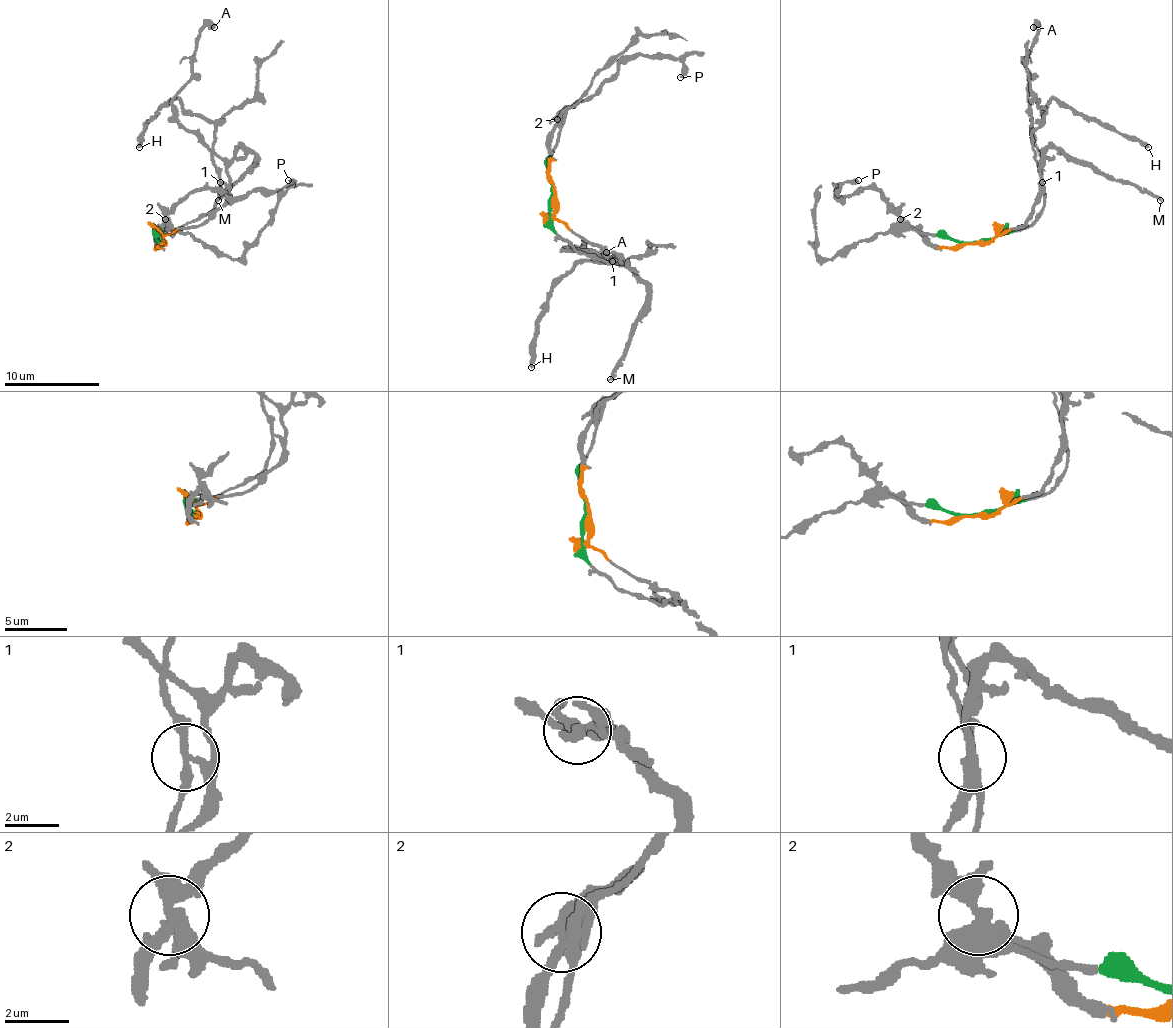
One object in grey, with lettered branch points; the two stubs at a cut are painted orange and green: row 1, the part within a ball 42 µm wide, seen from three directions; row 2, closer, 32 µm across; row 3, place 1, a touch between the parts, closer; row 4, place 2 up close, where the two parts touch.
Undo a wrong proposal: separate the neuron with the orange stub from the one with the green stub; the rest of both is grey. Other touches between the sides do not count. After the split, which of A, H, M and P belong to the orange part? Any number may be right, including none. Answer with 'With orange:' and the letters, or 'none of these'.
With orange: A, M, P

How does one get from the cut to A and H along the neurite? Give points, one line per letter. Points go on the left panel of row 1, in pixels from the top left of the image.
A: (160, 241), (193, 227), (227, 196), (227, 165), (179, 120), (172, 103), (191, 77), (200, 30), (215, 27)
H: (160, 241), (160, 234), (212, 208), (220, 170), (215, 125), (172, 99), (146, 125), (139, 146)

